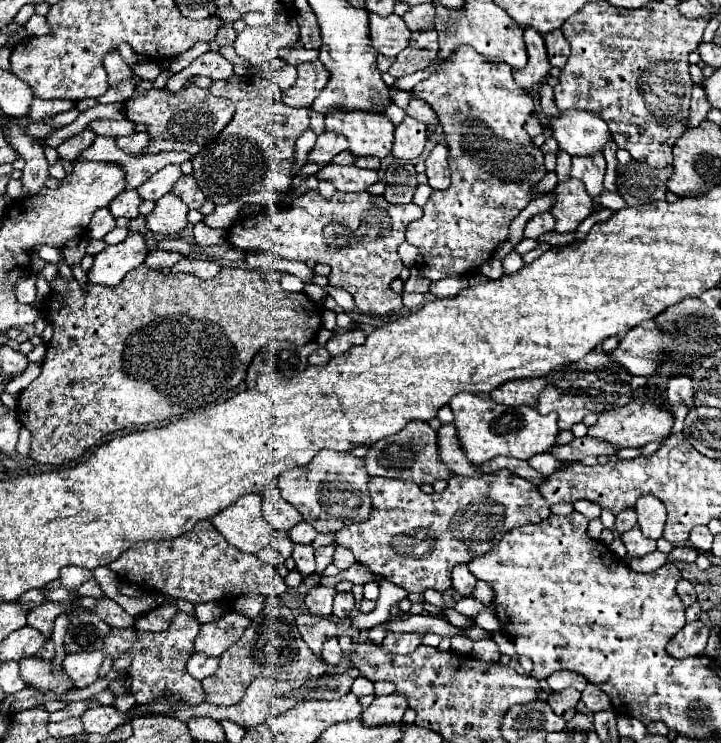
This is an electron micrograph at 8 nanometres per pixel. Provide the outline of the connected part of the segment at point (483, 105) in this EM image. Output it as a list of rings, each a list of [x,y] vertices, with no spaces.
[[[459,46],[439,70],[413,88],[413,94],[429,102],[439,112],[439,120],[443,120],[453,180],[447,190],[433,192],[423,206],[423,216],[407,226],[407,242],[419,250],[415,266],[429,280],[473,274],[507,240],[511,220],[529,204],[531,188],[545,176],[543,152],[533,146],[523,128],[533,112],[533,98],[515,84],[509,64],[485,60],[467,46]]]

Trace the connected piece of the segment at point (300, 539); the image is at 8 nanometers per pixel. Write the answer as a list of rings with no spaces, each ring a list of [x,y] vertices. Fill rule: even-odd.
[[[299,522],[289,530],[289,538],[295,544],[311,544],[315,540],[315,536],[317,536],[317,532],[307,522]]]

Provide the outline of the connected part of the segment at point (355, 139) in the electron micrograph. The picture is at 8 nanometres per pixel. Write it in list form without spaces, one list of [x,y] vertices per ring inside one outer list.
[[[363,110],[333,112],[325,118],[327,130],[339,132],[349,140],[349,152],[355,156],[385,158],[393,148],[393,124],[385,114]]]

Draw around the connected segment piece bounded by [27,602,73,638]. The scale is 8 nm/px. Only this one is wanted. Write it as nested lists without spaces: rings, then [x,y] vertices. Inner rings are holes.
[[[47,602],[47,604],[41,604],[37,608],[33,608],[27,616],[27,626],[43,632],[47,638],[51,638],[51,632],[53,632],[53,622],[55,618],[73,602]]]

